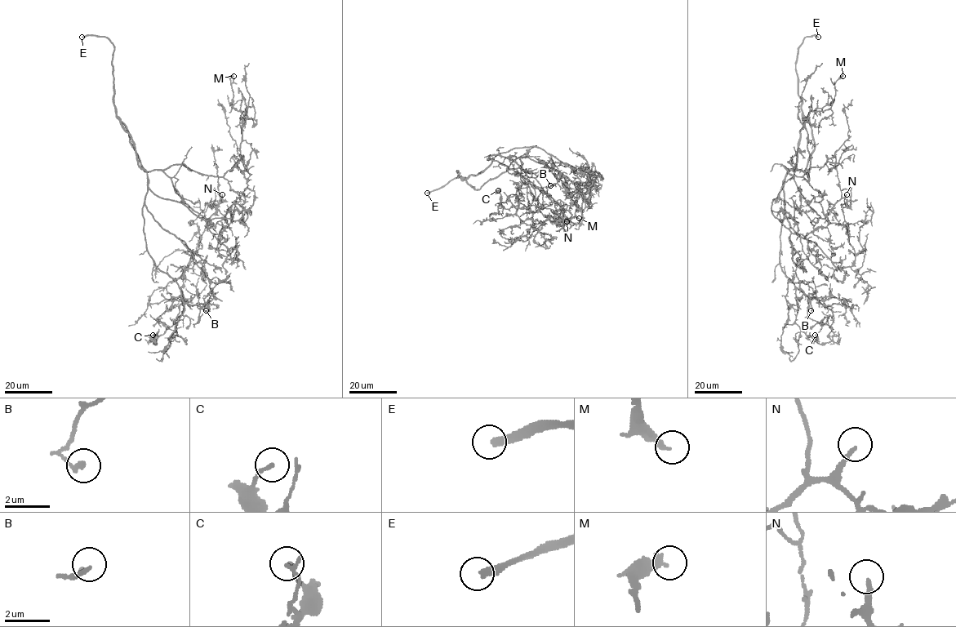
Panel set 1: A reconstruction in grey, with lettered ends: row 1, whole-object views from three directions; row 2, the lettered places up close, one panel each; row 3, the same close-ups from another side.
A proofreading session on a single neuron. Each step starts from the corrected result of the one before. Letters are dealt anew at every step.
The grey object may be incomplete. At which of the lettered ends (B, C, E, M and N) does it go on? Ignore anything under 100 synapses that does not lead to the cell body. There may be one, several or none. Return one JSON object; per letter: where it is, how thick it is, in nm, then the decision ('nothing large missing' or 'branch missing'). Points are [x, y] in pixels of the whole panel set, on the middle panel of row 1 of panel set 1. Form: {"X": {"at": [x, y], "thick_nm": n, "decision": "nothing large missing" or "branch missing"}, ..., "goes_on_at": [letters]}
{"B": {"at": [550, 185], "thick_nm": 190, "decision": "nothing large missing"}, "C": {"at": [498, 190], "thick_nm": 150, "decision": "nothing large missing"}, "E": {"at": [427, 193], "thick_nm": 300, "decision": "branch missing"}, "M": {"at": [579, 218], "thick_nm": 280, "decision": "nothing large missing"}, "N": {"at": [566, 221], "thick_nm": 180, "decision": "branch missing"}, "goes_on_at": ["E", "N"]}

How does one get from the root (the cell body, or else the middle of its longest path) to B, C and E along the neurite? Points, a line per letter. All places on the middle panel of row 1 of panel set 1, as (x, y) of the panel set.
B: (470, 175), (482, 172), (492, 158), (530, 177), (548, 167), (557, 179), (550, 185)
C: (470, 175), (491, 164), (489, 155), (512, 159), (526, 175), (528, 206), (503, 207), (498, 190)
E: (470, 175), (463, 178), (459, 176), (457, 171), (459, 175), (456, 177), (427, 193)

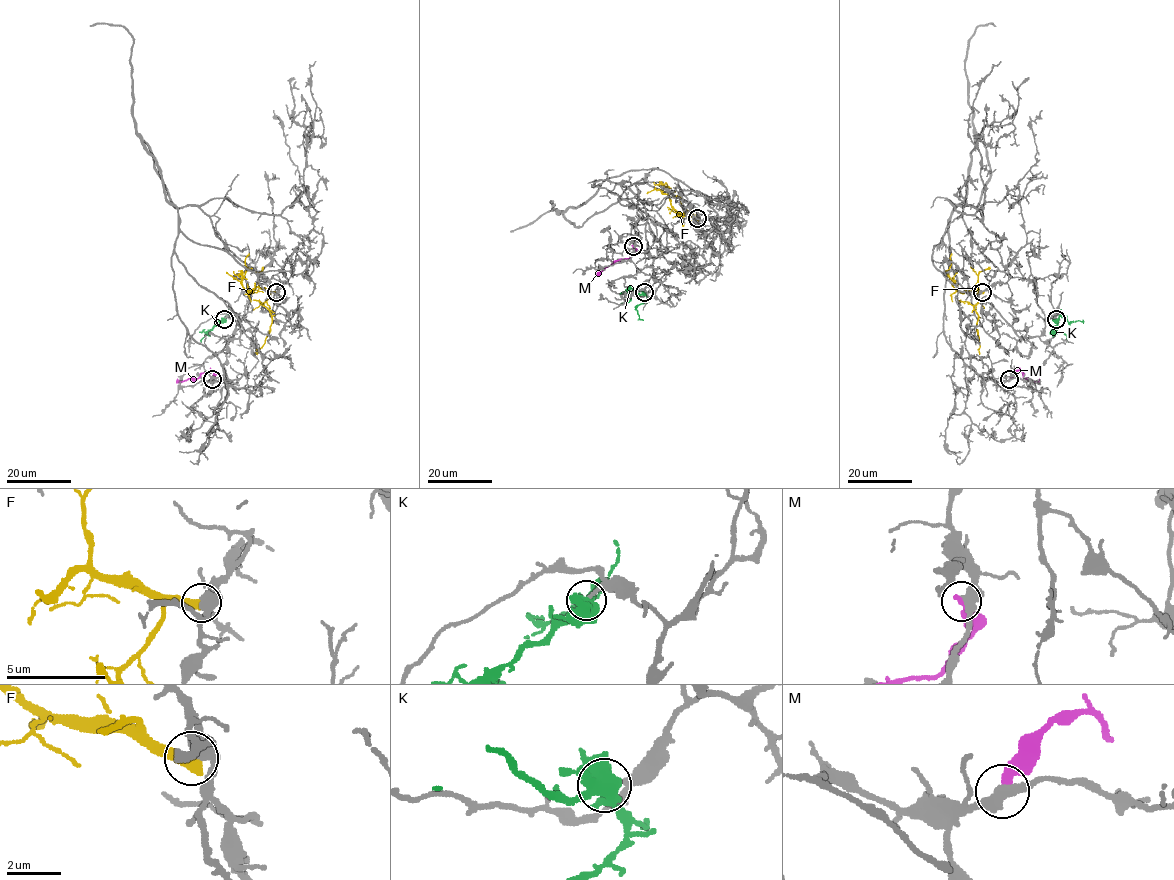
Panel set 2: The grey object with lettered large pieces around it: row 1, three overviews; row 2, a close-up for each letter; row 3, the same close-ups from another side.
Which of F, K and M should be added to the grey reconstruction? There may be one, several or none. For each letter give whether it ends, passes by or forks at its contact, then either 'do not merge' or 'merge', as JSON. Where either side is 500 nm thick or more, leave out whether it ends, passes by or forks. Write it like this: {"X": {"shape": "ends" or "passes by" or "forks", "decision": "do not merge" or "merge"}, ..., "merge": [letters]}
{"F": {"decision": "do not merge"}, "K": {"shape": "forks", "decision": "do not merge"}, "M": {"shape": "ends", "decision": "do not merge"}, "merge": []}

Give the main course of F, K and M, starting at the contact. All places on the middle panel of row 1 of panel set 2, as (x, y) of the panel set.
F: (697, 218), (677, 212), (669, 197), (662, 193), (665, 182), (665, 187), (669, 188)
K: (645, 292), (638, 294), (631, 288), (631, 299), (621, 304)
M: (633, 246), (634, 252), (630, 256), (616, 260), (598, 276)

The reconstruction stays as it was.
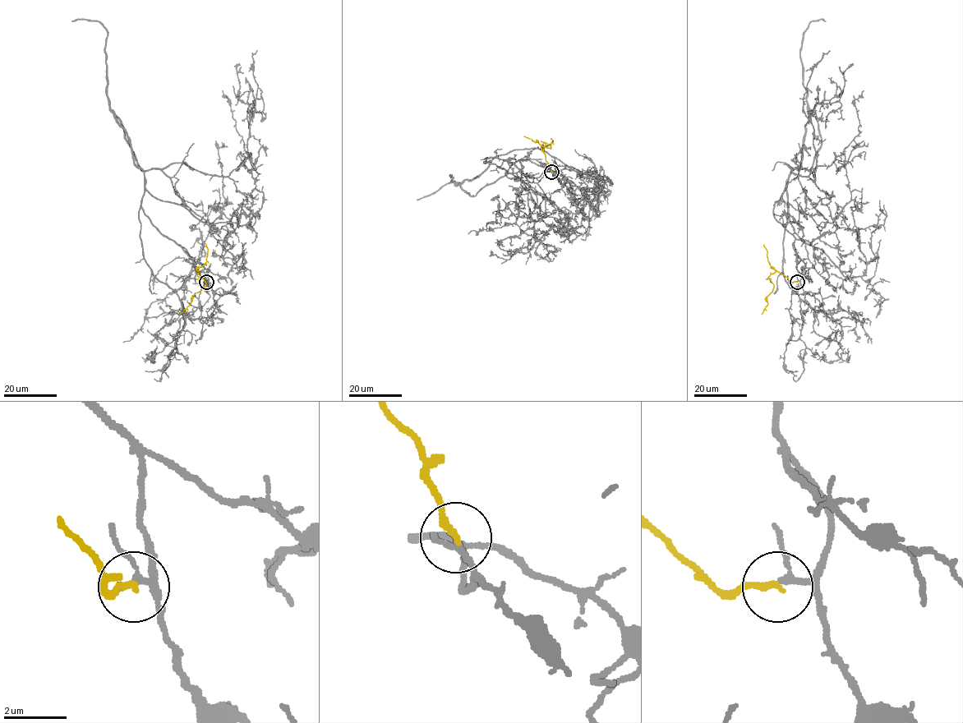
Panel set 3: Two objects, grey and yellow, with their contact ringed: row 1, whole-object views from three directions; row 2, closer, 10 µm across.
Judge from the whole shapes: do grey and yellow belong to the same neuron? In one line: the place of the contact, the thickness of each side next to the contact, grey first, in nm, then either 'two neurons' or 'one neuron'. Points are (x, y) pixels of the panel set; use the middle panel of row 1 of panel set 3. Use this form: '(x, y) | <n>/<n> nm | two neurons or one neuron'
(551, 172) | 140/220 nm | one neuron

